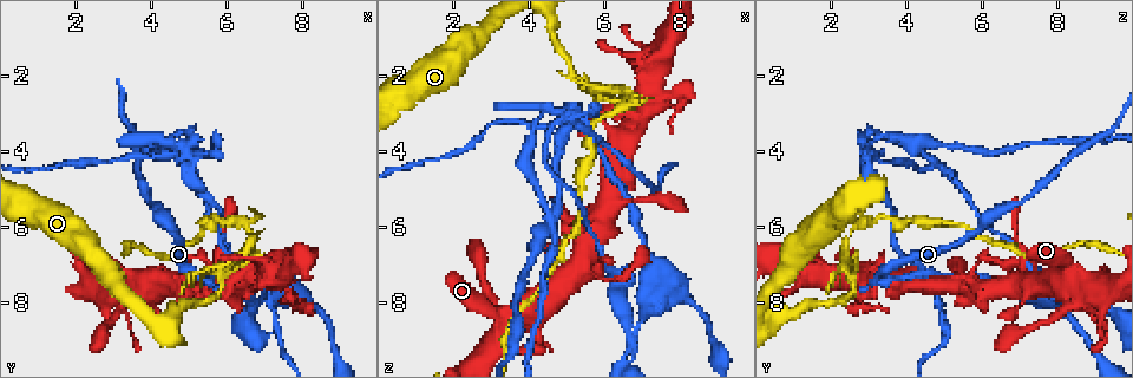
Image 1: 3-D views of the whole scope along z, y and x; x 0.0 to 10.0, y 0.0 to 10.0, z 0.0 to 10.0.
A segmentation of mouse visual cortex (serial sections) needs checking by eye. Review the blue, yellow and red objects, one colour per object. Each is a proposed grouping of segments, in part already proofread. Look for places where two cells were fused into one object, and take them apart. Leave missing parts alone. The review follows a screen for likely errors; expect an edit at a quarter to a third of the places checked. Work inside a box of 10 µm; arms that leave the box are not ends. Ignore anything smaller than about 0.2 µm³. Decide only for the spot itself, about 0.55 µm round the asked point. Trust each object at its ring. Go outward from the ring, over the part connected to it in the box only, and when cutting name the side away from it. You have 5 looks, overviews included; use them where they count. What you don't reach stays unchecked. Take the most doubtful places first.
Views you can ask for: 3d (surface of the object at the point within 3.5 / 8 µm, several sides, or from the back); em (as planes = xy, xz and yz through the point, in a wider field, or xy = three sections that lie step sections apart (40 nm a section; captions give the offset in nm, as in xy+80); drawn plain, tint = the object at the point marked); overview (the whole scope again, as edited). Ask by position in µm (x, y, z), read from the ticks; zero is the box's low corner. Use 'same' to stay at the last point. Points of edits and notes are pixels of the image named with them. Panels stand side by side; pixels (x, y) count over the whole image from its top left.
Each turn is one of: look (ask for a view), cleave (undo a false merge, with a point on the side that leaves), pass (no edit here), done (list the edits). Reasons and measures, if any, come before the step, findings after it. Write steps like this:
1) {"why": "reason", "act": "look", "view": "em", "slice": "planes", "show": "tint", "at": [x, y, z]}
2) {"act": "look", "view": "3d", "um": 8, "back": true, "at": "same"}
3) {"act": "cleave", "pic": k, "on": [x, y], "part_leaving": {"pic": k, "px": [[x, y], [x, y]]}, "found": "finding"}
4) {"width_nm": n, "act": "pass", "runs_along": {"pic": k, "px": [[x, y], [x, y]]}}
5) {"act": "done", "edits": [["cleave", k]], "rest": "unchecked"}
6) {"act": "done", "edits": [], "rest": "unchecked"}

{"why": "four arms meet", "act": "look", "view": "3d", "um": 3.5, "at": [3.55, 7.40, 8.40]}

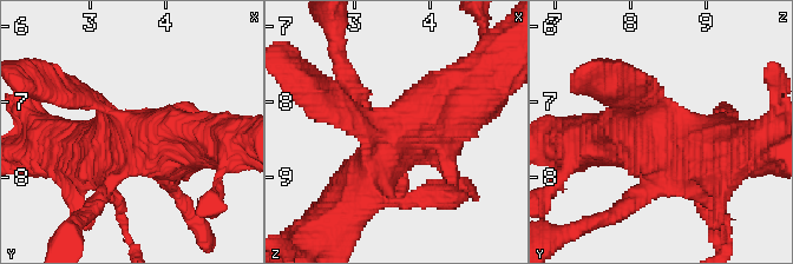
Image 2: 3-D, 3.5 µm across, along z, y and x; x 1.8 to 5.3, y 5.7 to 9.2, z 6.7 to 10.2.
{"why": "shape alone is not enough", "act": "look", "view": "em", "slice": "xy", "step": 1, "show": "tint", "at": [3.50, 7.40, 8.40]}

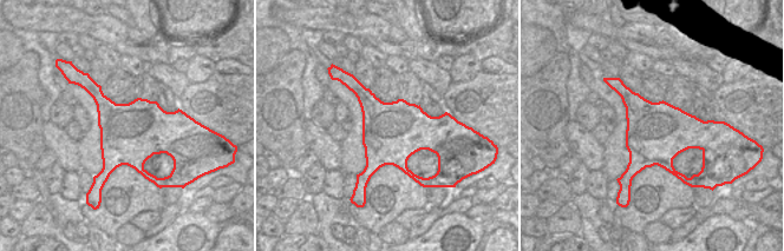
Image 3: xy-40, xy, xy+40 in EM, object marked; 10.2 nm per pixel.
{"act": "pass", "runs_along": {"pic": 2, "px": [[69, 93], [130, 137], [195, 144]]}, "found": "one cell here"}

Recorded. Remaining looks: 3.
{"why": "abrupt turn", "act": "look", "view": "3d", "um": 3.5, "at": [5.30, 7.45, 3.20]}

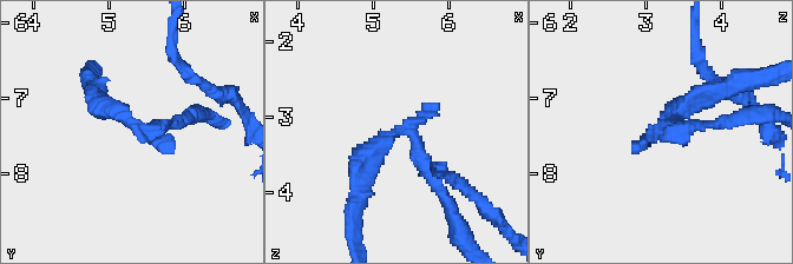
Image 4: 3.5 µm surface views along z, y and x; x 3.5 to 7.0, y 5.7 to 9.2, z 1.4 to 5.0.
{"act": "look", "view": "em", "slice": "xy", "step": 3, "show": "tint", "at": [5.30, 7.40, 3.25]}

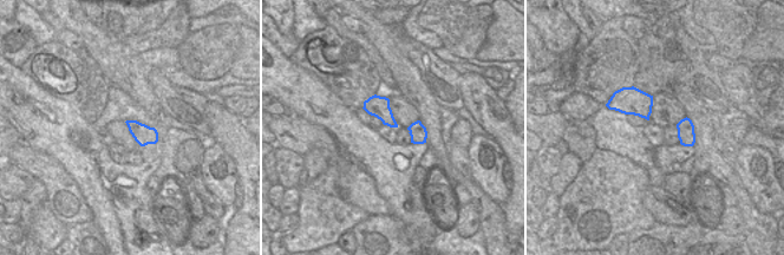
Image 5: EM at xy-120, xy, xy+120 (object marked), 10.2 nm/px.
{"act": "look", "view": "em", "slice": "planes", "show": "tint", "at": "same"}

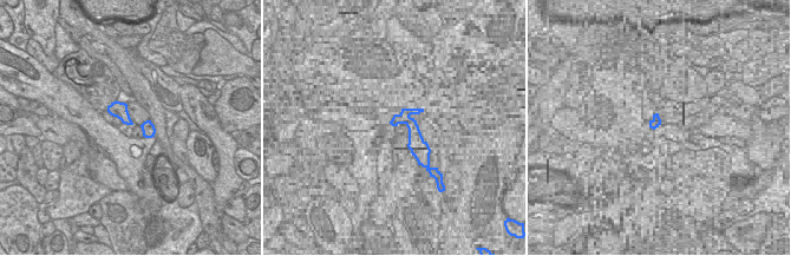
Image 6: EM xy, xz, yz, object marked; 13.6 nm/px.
{"act": "cleave", "pic": 4, "on": [430, 173], "part_leaving": {"pic": 4, "px": [[414, 136], [458, 230]]}, "found": "a second cell is stuck on"}

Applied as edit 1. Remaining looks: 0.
{"act": "done", "edits": [["cleave", 4]], "rest": "unchecked"}

